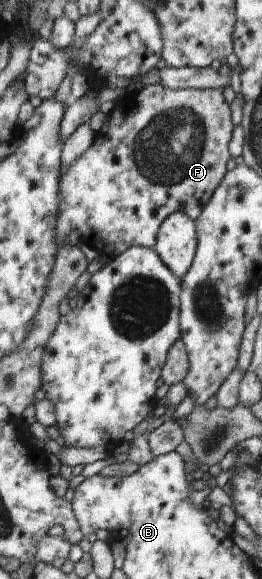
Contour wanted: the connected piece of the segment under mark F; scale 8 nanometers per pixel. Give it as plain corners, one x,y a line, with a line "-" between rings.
159,82
157,84
144,85
139,90
131,92
125,102
119,103
118,109
108,114
103,126
95,132
95,139
92,145
72,165
69,165
68,169
62,172
59,177
58,213
55,221
56,247
59,248
66,241
66,237
68,237
70,231
78,229
90,253
107,256
112,259
132,246
153,248
161,223
171,213
182,212
192,219
192,221
195,221
204,205
212,197
214,190
220,185
222,178
226,175
226,169
228,169
226,167
226,163
230,159
228,143
230,143
234,125
231,120
231,107
224,98
223,90
222,88
199,90
180,88
171,90

